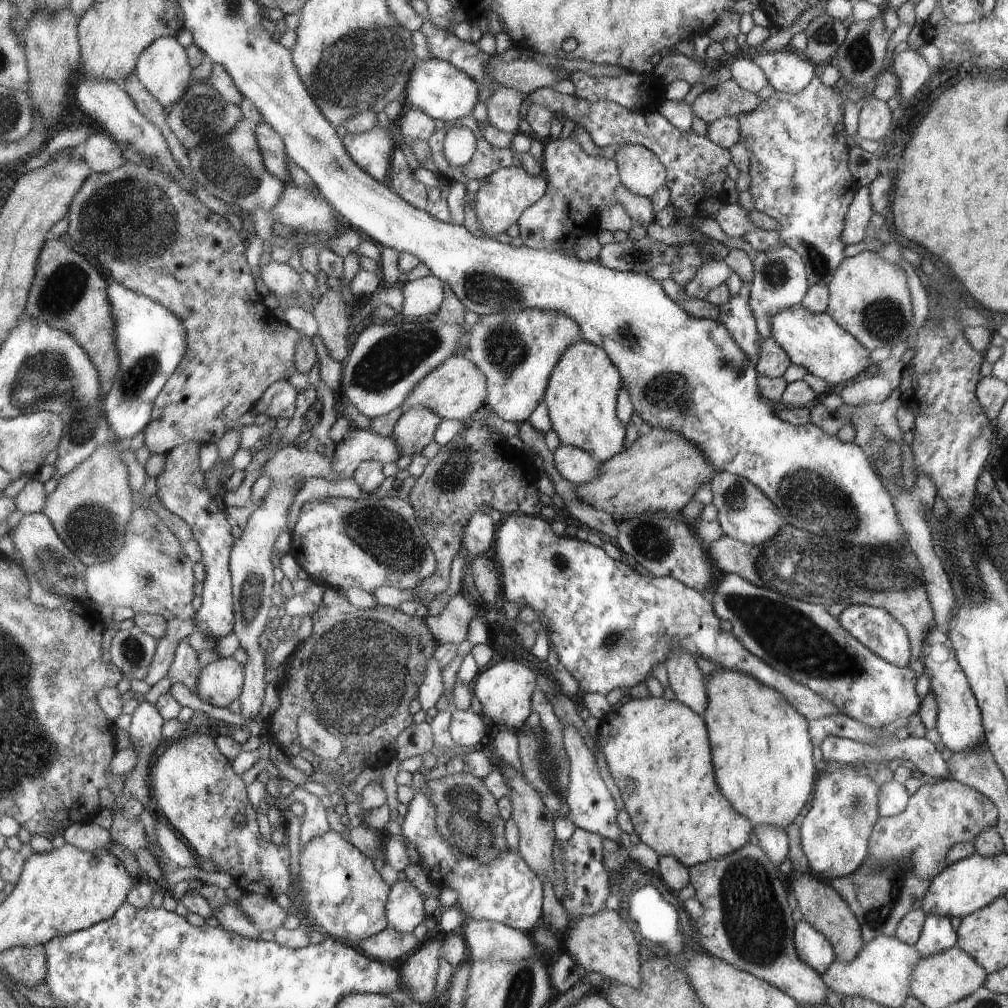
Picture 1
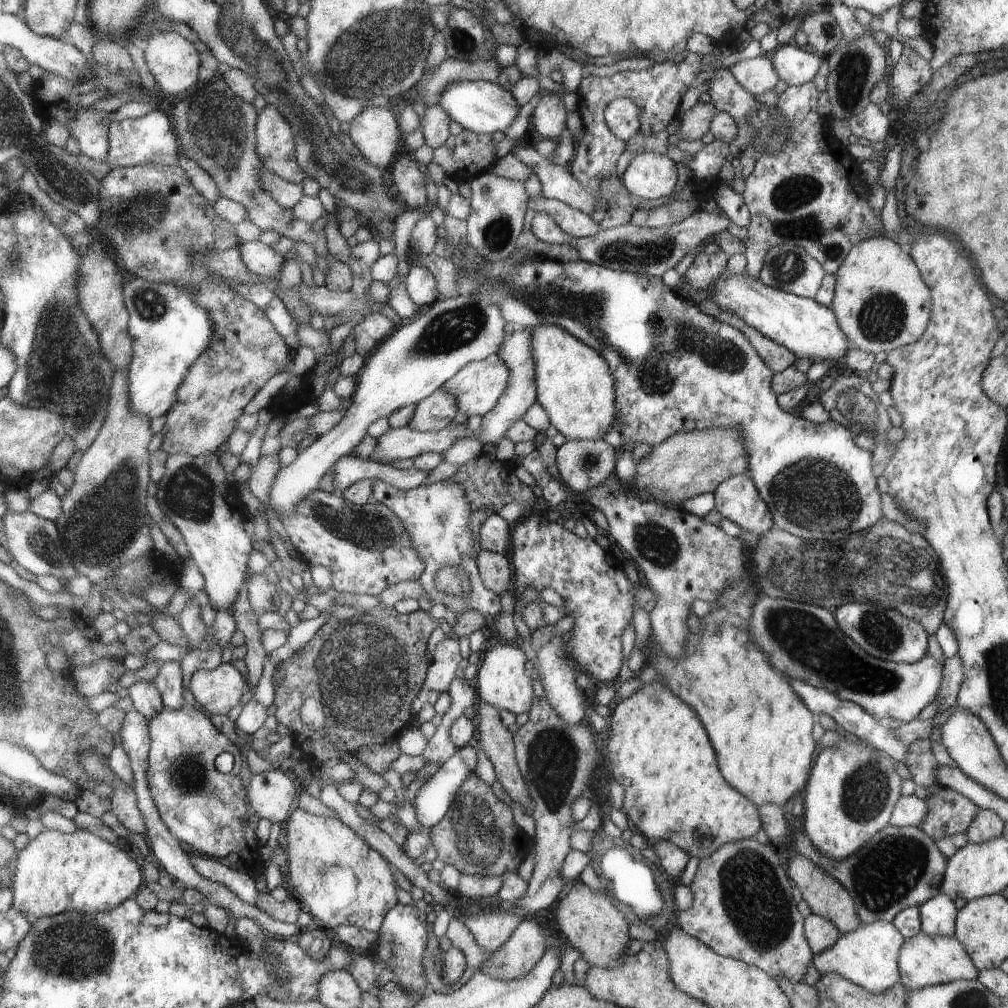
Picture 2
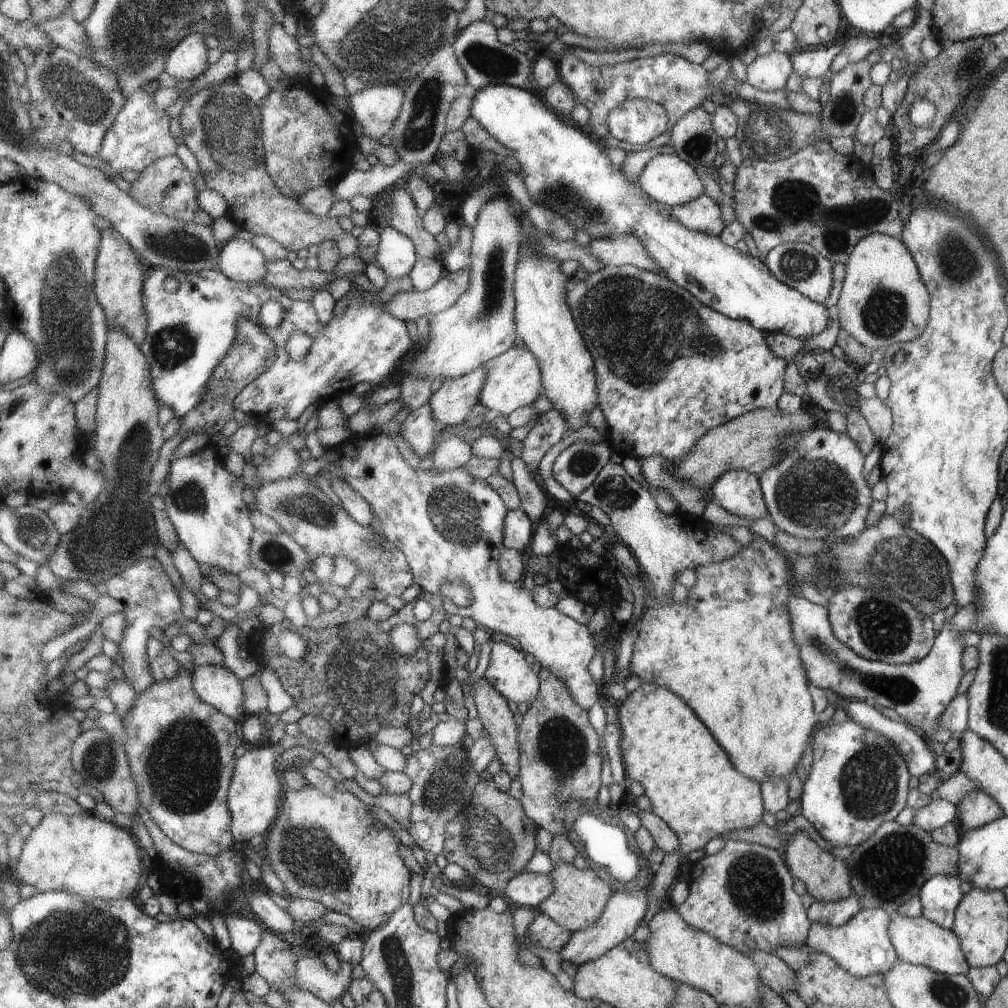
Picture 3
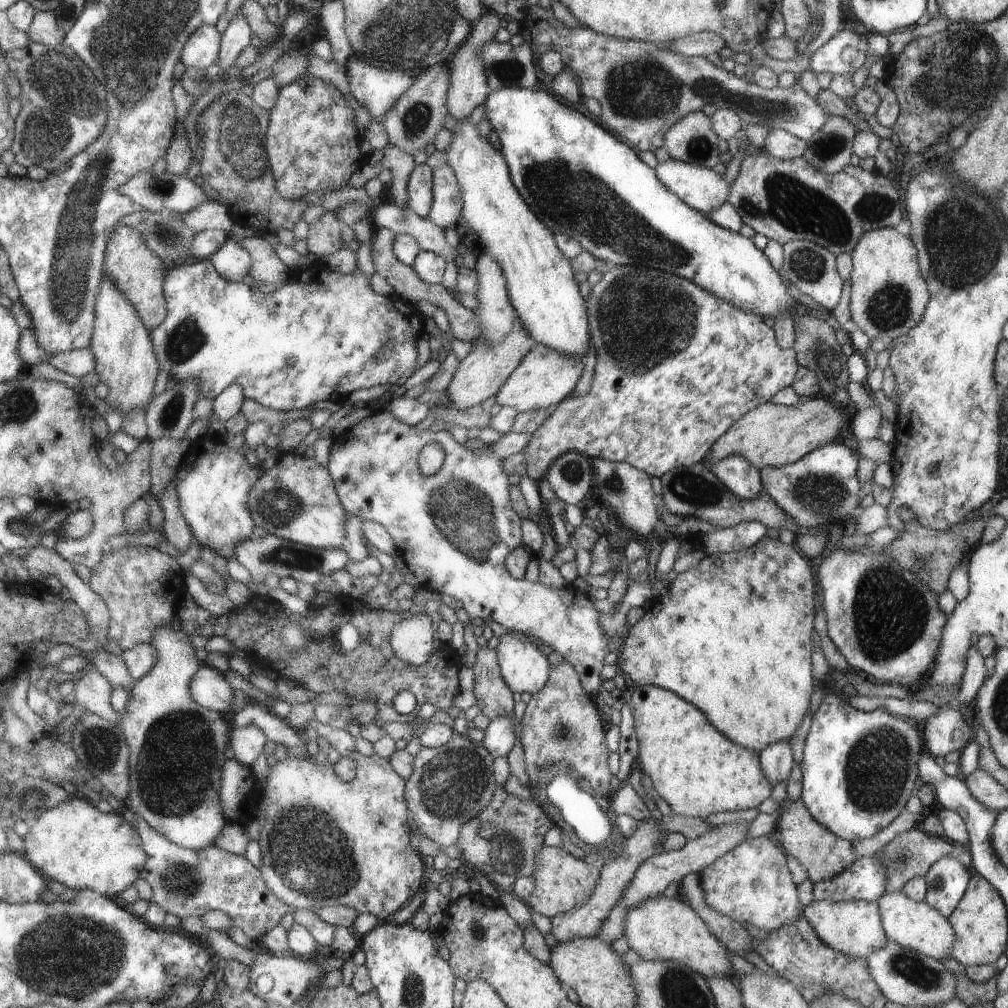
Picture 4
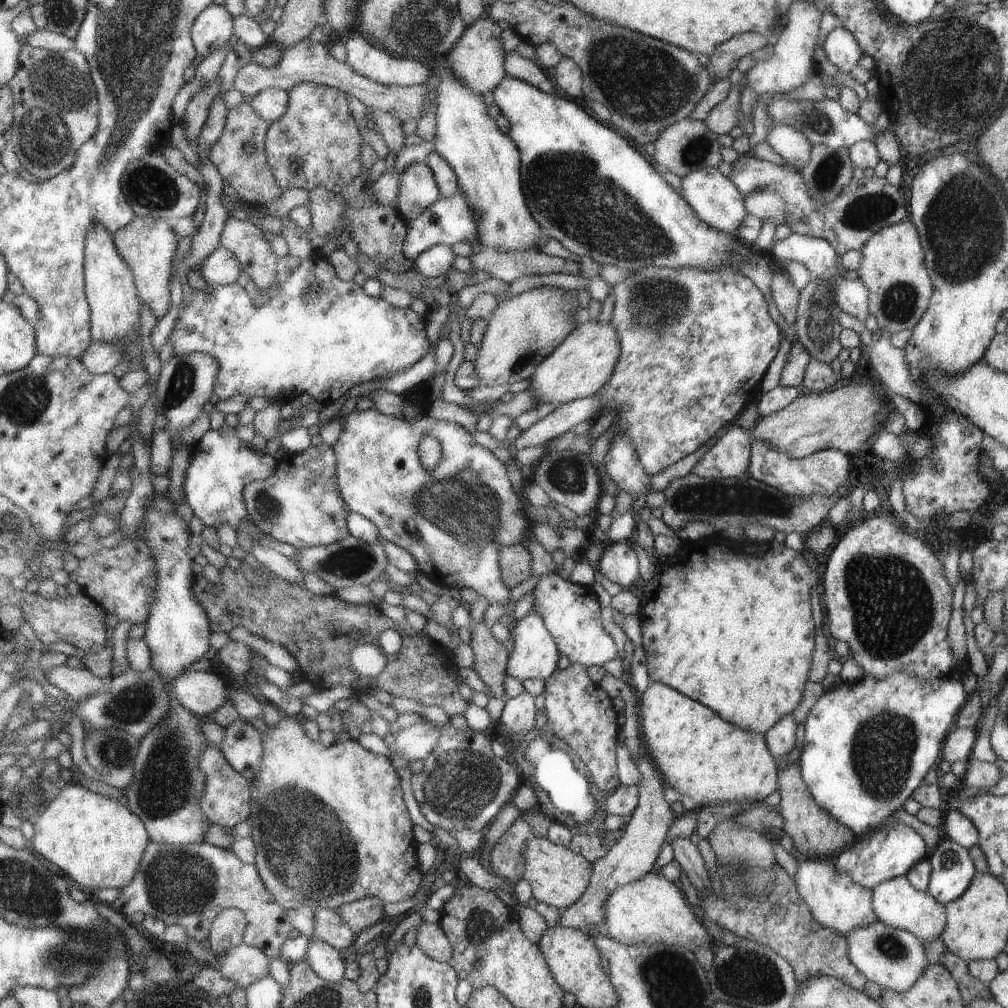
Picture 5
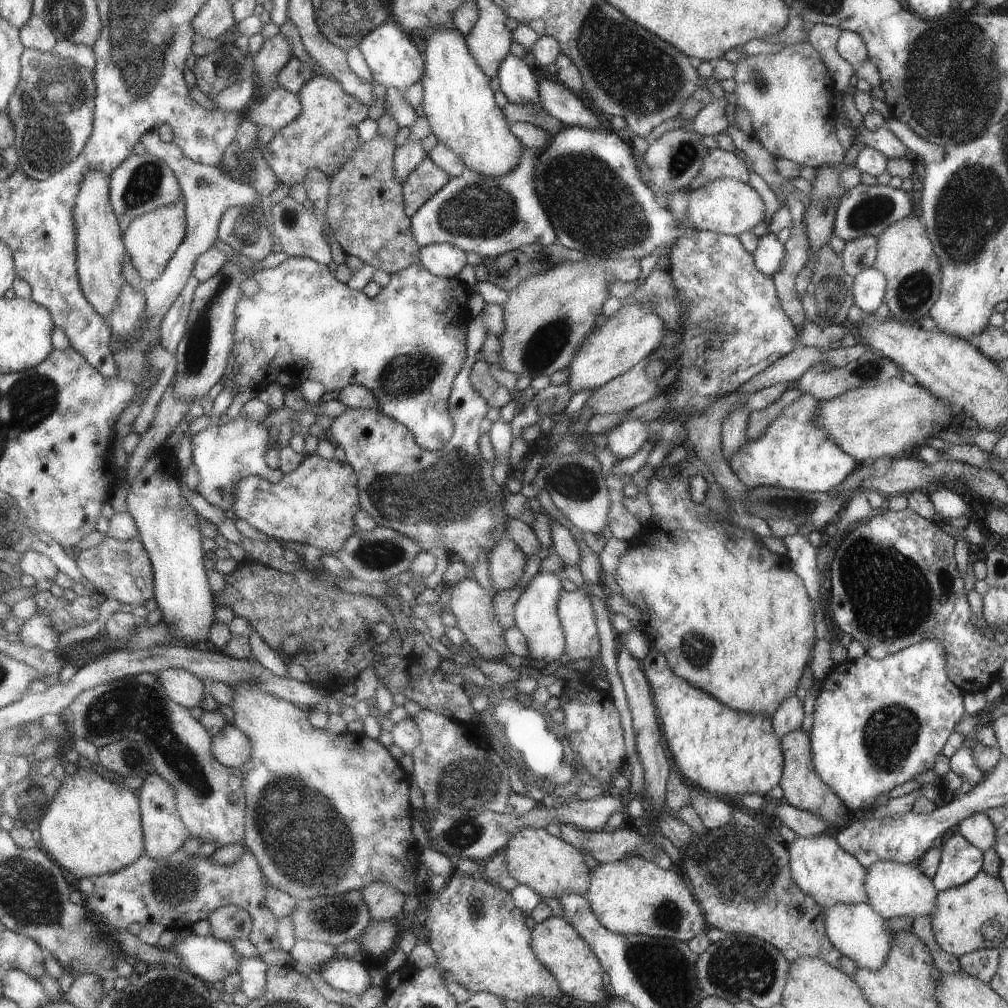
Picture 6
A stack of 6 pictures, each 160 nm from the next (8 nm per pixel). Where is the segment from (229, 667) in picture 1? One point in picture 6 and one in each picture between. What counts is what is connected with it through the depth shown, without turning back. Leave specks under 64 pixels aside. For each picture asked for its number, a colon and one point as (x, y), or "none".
2: (218, 691)
3: (216, 685)
4: (210, 689)
5: (201, 693)
6: (186, 689)

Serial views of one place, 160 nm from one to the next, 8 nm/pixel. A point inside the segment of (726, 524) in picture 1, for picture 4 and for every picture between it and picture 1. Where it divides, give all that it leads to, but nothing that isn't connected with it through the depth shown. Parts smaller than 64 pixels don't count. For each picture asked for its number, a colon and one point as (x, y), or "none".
2: (737, 498)
3: (739, 492)
4: (742, 478)

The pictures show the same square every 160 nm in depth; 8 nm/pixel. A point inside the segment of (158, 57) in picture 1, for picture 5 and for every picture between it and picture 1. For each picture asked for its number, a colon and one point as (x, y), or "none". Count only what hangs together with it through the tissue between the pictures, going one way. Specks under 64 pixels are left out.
2: (173, 61)
3: (189, 59)
4: (204, 46)
5: (214, 26)

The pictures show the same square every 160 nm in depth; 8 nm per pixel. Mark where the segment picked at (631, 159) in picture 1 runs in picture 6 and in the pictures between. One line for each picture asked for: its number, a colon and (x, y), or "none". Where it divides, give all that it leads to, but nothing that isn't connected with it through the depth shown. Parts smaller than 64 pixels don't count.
2: (649, 175)
3: (667, 178)
4: (703, 189)
5: (716, 199)
6: (727, 206)

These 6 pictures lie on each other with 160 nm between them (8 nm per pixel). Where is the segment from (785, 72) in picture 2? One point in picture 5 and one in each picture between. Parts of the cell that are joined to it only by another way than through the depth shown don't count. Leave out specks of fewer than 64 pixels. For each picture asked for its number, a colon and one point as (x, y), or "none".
3: (811, 62)
4: (846, 52)
5: (842, 51)

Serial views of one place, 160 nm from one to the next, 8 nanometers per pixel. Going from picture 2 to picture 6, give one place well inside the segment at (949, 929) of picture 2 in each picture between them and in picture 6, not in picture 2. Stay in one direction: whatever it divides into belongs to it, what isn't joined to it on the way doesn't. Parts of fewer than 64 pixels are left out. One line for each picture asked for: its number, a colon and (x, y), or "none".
3: (939, 897)
4: (947, 879)
5: (952, 868)
6: (960, 861)

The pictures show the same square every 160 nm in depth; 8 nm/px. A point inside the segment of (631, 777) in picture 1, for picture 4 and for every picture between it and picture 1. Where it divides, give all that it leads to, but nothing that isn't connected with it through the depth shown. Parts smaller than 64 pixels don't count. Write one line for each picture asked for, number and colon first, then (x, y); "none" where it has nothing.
2: (657, 749)
3: (669, 755)
4: (697, 771)

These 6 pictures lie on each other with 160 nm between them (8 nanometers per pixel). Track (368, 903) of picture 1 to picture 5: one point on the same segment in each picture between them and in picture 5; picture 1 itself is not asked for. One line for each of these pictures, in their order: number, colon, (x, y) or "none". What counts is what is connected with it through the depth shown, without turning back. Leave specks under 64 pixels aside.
2: (340, 879)
3: (328, 848)
4: (324, 841)
5: (330, 826)

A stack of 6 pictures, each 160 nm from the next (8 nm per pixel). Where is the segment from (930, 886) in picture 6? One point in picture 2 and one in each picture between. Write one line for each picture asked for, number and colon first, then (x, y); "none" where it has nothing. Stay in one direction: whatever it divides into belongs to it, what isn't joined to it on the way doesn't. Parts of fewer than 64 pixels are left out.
2: (925, 961)
3: (917, 940)
4: (916, 926)
5: (897, 903)

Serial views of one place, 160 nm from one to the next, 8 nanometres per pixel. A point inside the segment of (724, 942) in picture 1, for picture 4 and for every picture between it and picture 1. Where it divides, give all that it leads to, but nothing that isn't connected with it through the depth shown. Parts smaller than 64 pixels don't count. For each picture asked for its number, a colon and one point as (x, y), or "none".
2: (742, 909)
3: (743, 895)
4: (750, 884)

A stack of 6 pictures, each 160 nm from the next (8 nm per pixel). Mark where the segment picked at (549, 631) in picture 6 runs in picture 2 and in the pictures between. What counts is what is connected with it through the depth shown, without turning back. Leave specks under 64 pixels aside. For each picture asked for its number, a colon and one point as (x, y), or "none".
2: (501, 681)
3: (509, 672)
4: (525, 668)
5: (534, 656)

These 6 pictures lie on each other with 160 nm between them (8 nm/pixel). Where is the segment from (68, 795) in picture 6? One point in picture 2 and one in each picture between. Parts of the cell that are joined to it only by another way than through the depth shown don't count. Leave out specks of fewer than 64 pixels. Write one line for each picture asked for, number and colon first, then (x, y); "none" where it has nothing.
2: (57, 872)
3: (96, 860)
4: (75, 844)
5: (98, 842)

